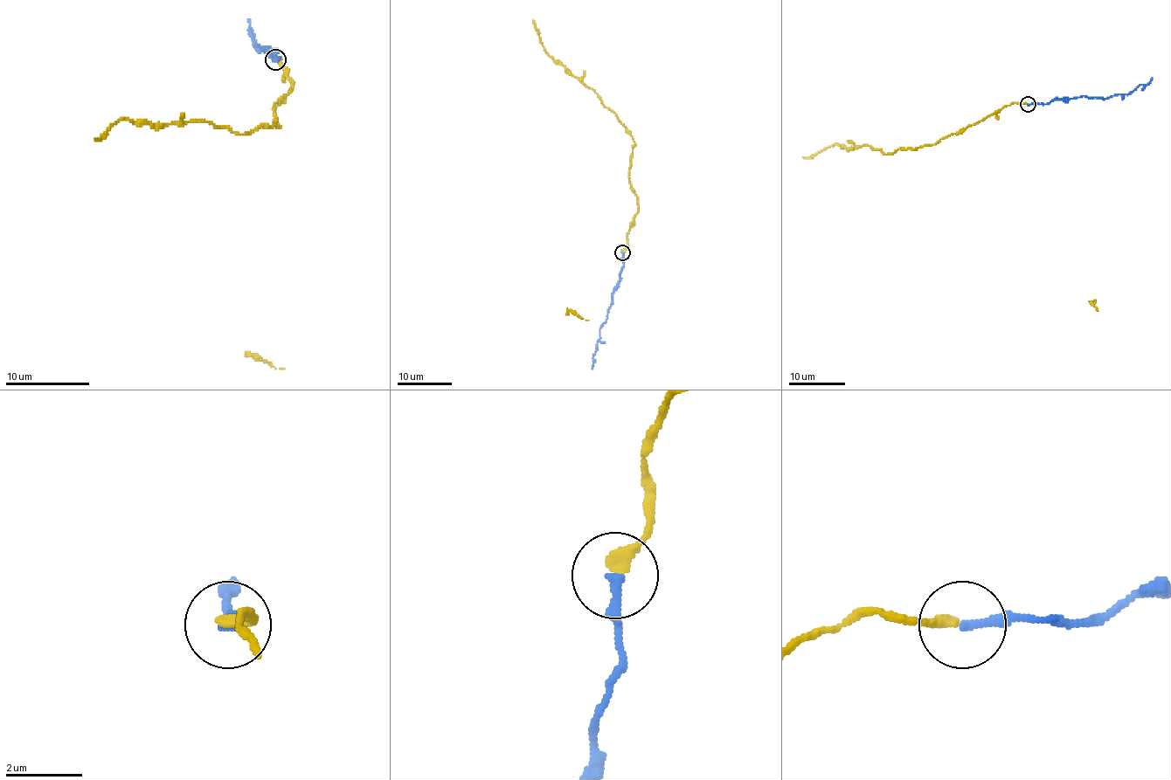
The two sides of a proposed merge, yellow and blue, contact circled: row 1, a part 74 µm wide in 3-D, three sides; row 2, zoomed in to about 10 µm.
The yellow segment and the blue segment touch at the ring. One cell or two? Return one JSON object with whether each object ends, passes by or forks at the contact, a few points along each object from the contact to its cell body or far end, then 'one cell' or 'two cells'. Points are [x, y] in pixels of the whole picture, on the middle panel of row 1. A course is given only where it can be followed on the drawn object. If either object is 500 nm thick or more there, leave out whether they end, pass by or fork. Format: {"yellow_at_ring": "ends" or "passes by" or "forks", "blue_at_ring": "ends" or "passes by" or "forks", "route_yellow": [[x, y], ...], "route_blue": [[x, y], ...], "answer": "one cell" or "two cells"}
{"yellow_at_ring": "ends", "blue_at_ring": "ends", "route_yellow": [[622, 252], [639, 206], [636, 196], [629, 183], [628, 171], [634, 141], [598, 93], [548, 54], [533, 19]], "route_blue": [[622, 252], [624, 267], [607, 319], [599, 329], [592, 369]], "answer": "one cell"}

